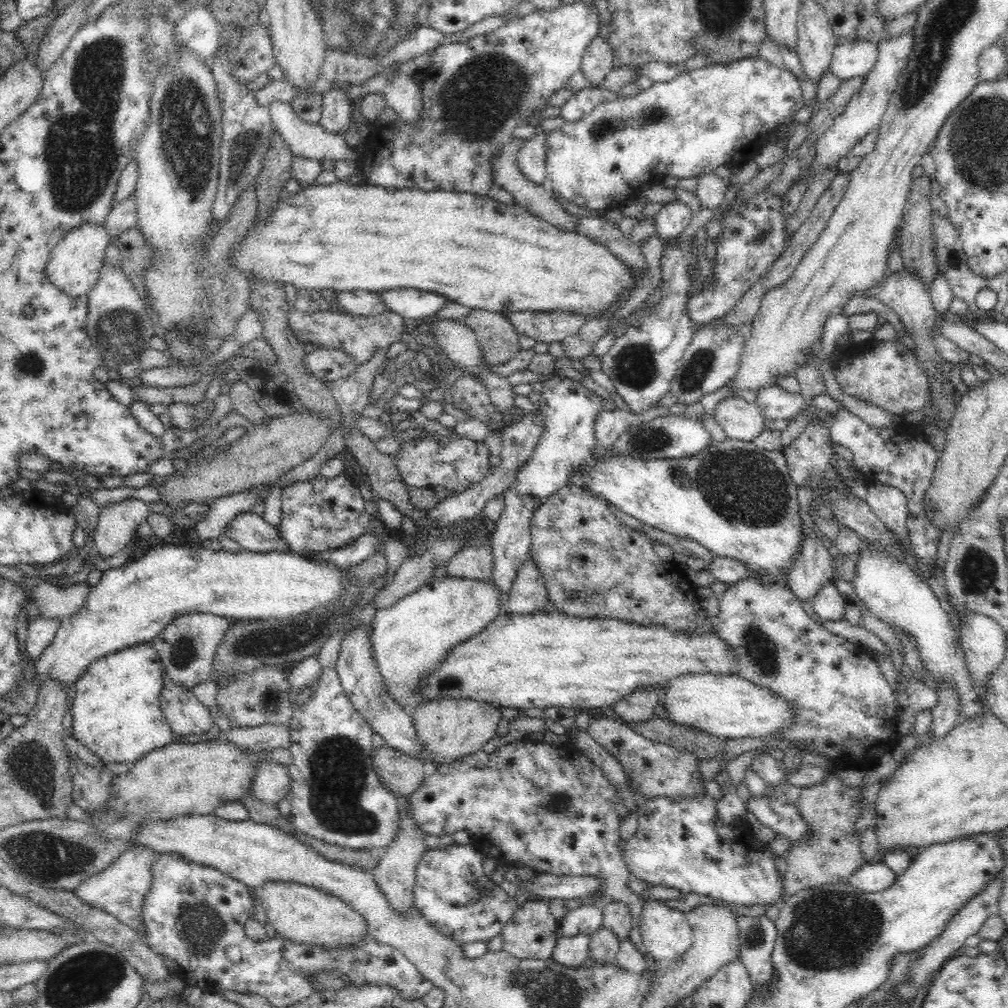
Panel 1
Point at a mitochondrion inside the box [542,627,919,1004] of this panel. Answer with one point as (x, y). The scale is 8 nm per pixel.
(829, 930)

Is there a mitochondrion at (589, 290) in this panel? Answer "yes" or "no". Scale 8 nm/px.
no

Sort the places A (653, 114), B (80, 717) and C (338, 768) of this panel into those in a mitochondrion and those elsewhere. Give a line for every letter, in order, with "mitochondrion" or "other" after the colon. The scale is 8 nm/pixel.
A: mitochondrion
B: other
C: mitochondrion

